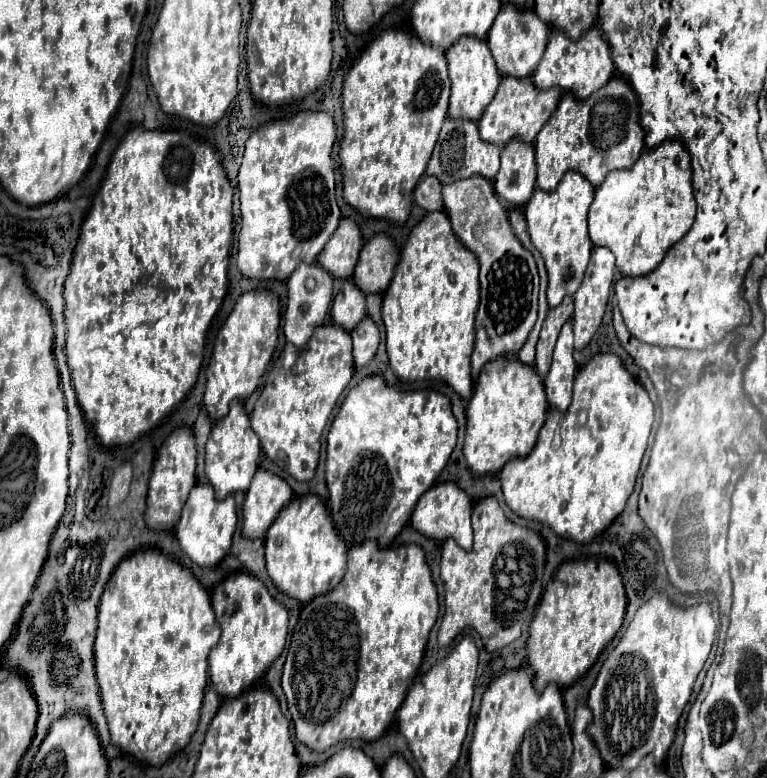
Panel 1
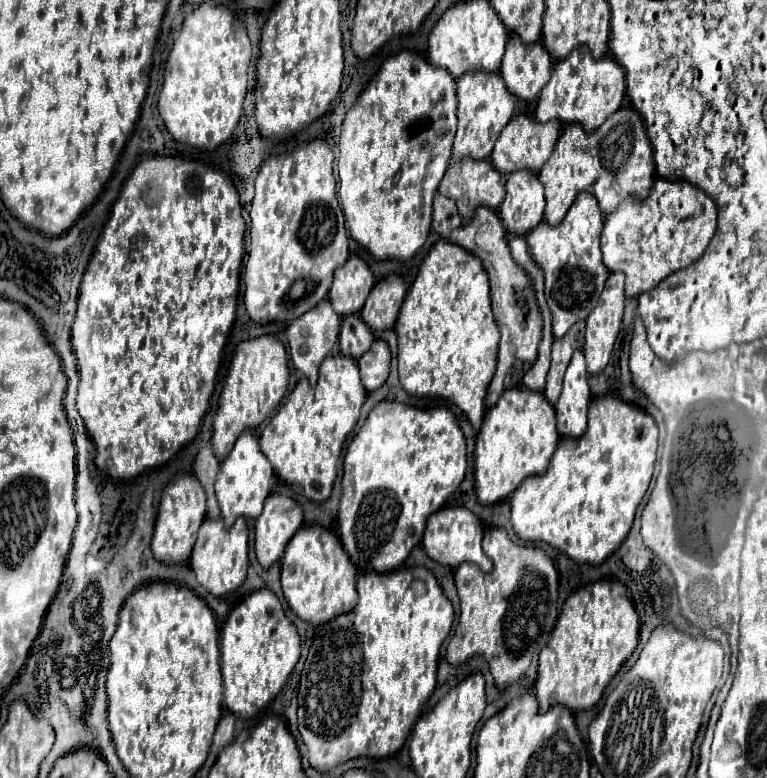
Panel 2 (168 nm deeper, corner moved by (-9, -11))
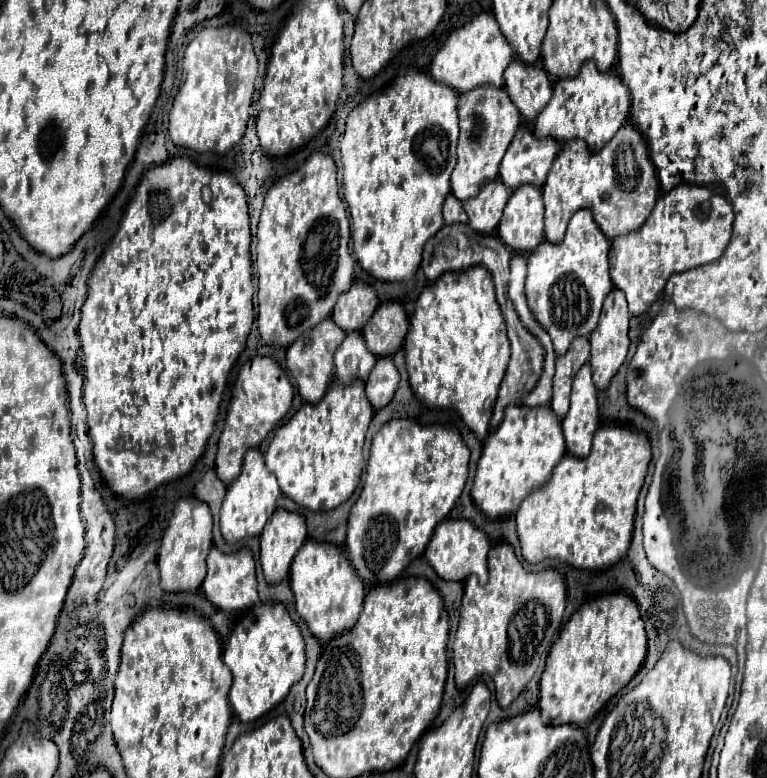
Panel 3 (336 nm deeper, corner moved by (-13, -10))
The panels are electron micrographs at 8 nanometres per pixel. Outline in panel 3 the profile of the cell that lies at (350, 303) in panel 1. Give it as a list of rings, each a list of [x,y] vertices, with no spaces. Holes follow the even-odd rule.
[[[358,330],[346,332],[346,338],[334,352],[336,378],[340,378],[342,382],[350,382],[354,378],[366,380],[374,362],[376,362],[376,356],[368,350],[366,340]]]

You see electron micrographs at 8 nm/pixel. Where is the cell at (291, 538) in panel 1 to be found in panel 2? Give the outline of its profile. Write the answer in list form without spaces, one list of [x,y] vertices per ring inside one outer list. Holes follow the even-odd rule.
[[[304,525],[302,531],[290,541],[290,547],[286,547],[286,555],[282,557],[282,589],[284,597],[290,605],[290,609],[306,623],[322,625],[328,623],[328,619],[334,619],[342,613],[350,613],[358,603],[358,591],[356,591],[356,577],[358,569],[354,563],[350,563],[350,557],[346,555],[340,539],[332,535],[328,529],[320,525]]]

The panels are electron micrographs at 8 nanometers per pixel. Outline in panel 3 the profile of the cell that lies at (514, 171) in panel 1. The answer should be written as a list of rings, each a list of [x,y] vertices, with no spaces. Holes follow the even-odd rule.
[[[520,186],[508,198],[498,224],[500,240],[514,252],[532,252],[544,240],[544,202],[540,186]]]

